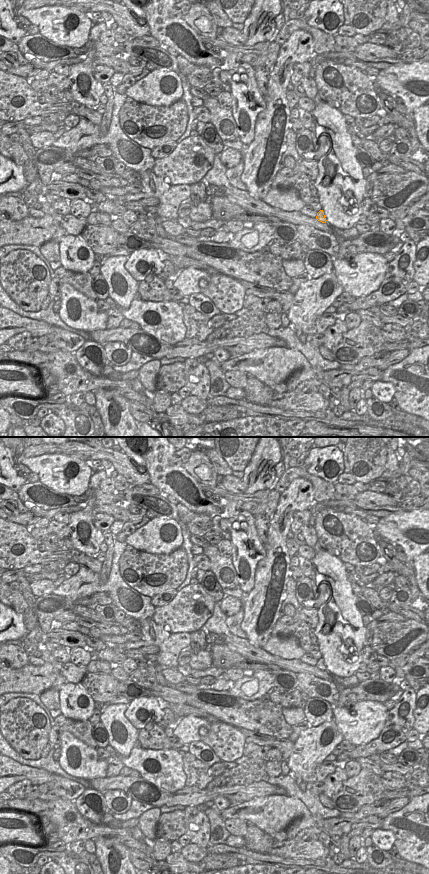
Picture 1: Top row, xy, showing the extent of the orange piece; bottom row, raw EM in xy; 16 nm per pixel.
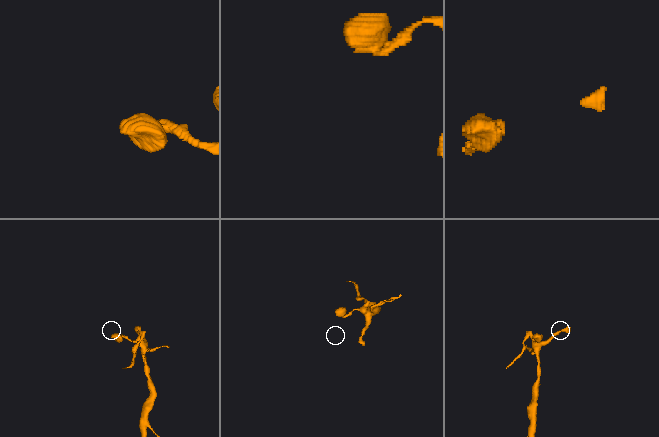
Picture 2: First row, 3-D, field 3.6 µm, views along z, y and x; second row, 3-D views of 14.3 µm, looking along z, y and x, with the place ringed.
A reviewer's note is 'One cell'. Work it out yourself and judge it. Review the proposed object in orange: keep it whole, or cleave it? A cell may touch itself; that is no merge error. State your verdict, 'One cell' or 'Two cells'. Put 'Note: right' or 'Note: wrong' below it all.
One cell
Note: right

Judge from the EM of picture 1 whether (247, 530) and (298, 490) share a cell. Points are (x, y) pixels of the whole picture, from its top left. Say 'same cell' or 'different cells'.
different cells

